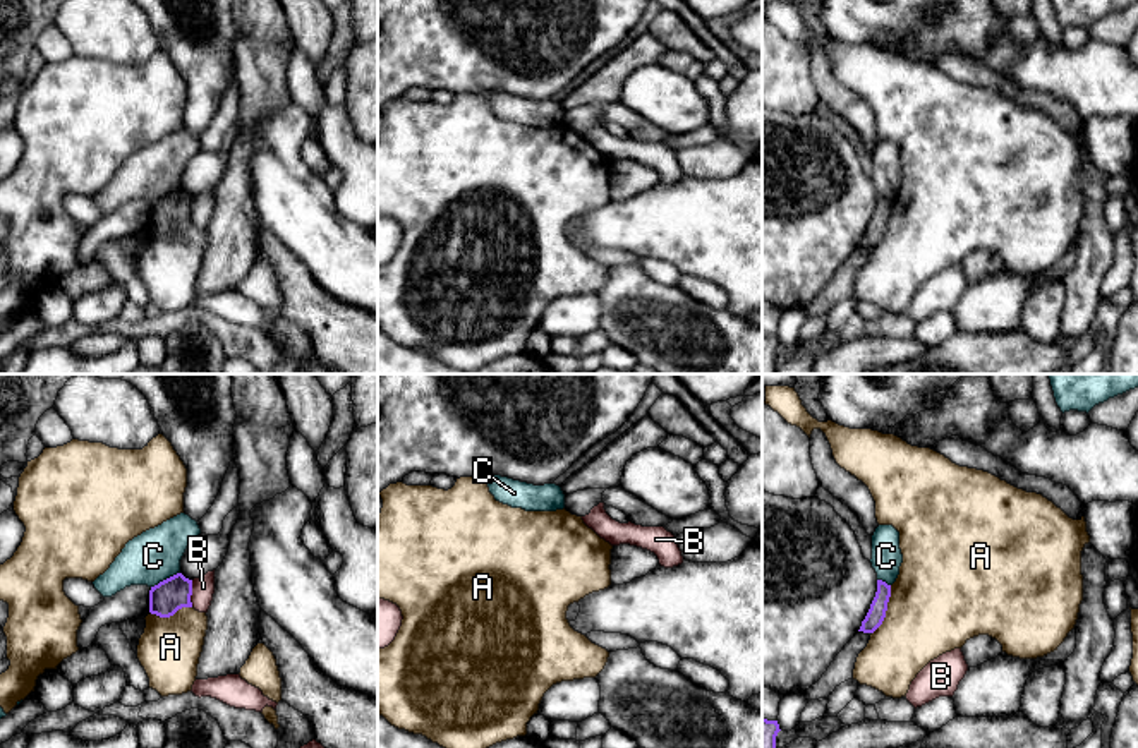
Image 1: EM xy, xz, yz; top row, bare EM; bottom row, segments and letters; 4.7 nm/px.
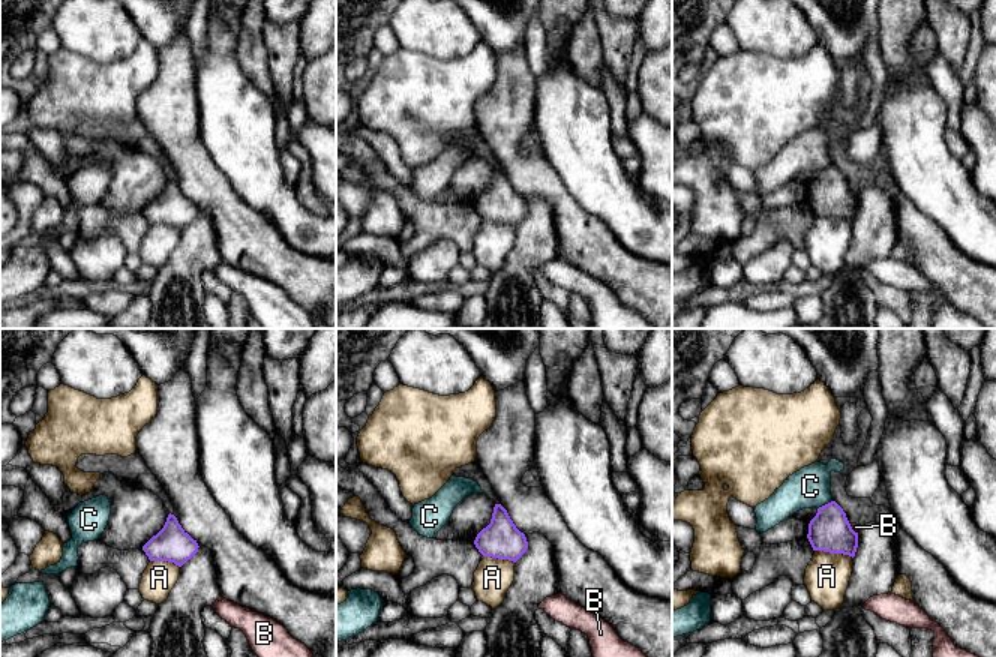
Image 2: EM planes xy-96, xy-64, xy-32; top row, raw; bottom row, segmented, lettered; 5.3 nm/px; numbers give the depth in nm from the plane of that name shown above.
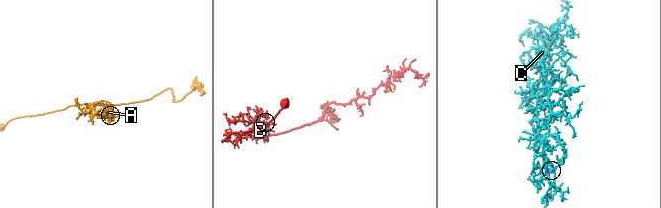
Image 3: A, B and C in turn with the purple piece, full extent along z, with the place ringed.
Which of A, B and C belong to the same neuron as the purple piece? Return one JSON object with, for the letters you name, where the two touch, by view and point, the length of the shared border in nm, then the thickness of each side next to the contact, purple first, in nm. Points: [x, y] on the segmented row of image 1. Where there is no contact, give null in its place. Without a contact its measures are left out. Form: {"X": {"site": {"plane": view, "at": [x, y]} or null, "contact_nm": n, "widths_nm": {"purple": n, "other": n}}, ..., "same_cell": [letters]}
{"same_cell": []}

